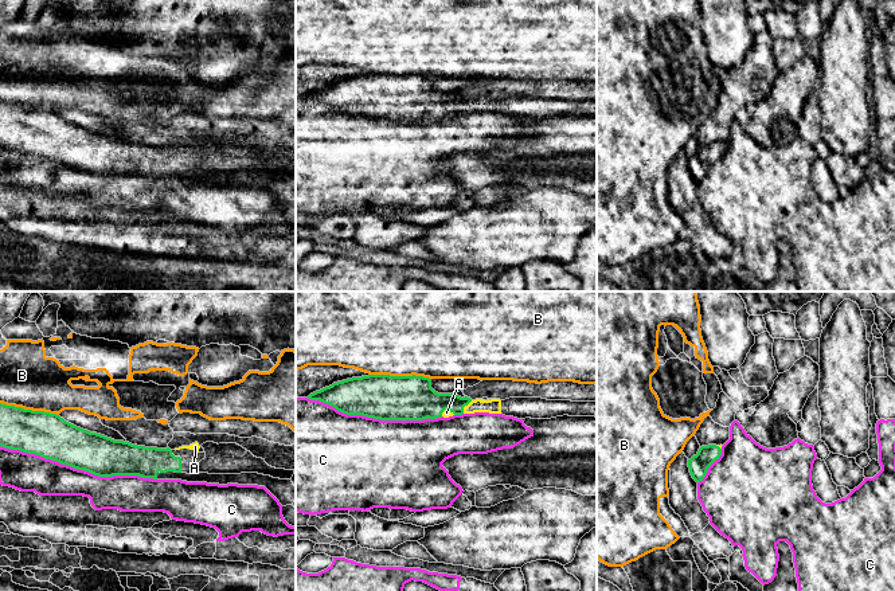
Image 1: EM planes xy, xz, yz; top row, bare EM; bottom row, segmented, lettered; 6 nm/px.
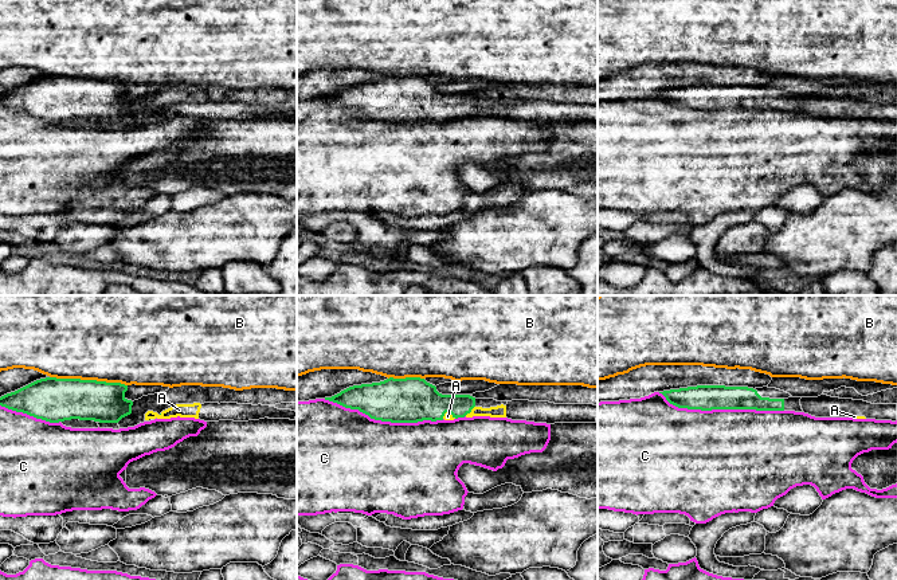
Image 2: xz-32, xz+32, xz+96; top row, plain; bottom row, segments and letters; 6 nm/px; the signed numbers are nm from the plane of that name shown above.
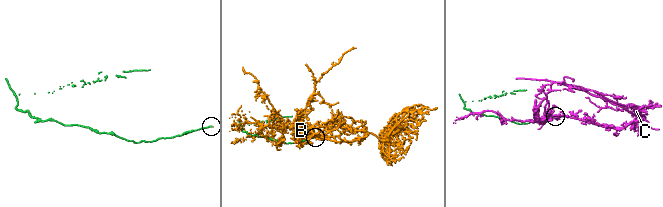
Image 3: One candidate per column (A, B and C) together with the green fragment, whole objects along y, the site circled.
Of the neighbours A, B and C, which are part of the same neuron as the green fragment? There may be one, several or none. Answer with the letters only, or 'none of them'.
A

